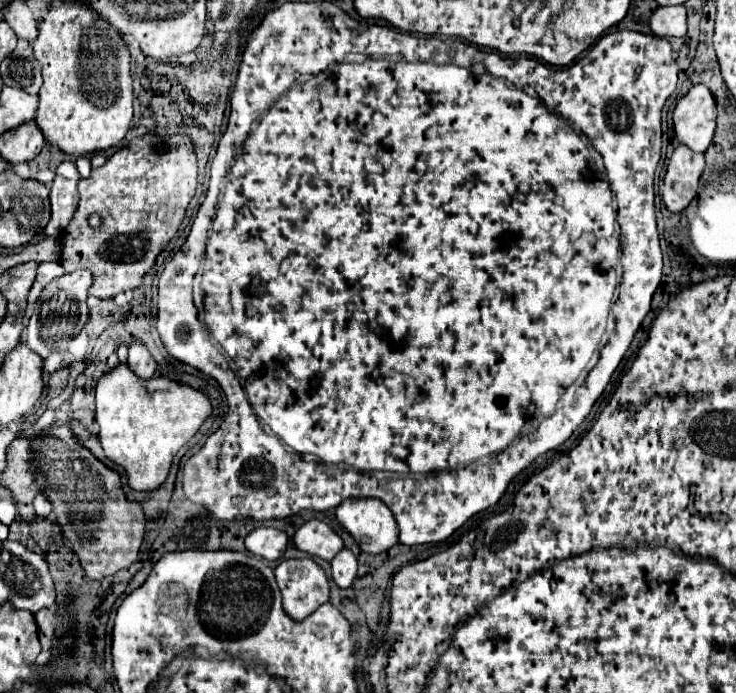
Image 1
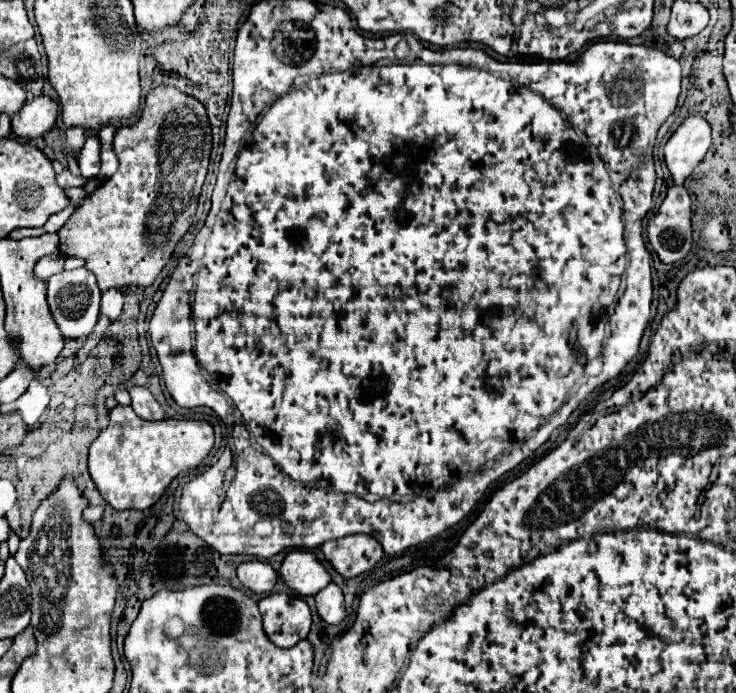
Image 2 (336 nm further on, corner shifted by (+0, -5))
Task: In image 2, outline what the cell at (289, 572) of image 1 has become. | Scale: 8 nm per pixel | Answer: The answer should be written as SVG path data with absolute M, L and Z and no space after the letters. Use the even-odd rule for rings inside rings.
M285 592L277 594L267 594L259 600L259 610L263 614L263 628L267 636L281 648L291 648L299 640L307 638L309 628L311 628L311 608L301 596L289 596Z

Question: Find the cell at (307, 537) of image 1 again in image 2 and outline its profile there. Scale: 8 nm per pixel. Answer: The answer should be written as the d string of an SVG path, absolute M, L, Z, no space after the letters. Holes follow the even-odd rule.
M291 550L285 556L279 572L287 586L297 590L297 594L301 596L315 596L331 582L327 568L309 550Z

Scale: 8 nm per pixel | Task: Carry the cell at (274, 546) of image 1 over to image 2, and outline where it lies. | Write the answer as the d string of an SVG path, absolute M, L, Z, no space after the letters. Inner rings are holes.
M249 560L241 562L237 568L237 578L243 582L243 586L251 588L257 594L267 594L275 582L277 582L277 572L269 562L261 560Z

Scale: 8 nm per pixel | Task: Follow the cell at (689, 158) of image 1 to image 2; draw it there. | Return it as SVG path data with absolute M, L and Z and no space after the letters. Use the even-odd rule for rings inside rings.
M685 186L669 188L663 204L649 220L647 238L649 238L649 244L653 246L653 250L659 254L659 258L665 264L683 260L687 256L687 252L691 250L691 198L689 198L689 192Z

